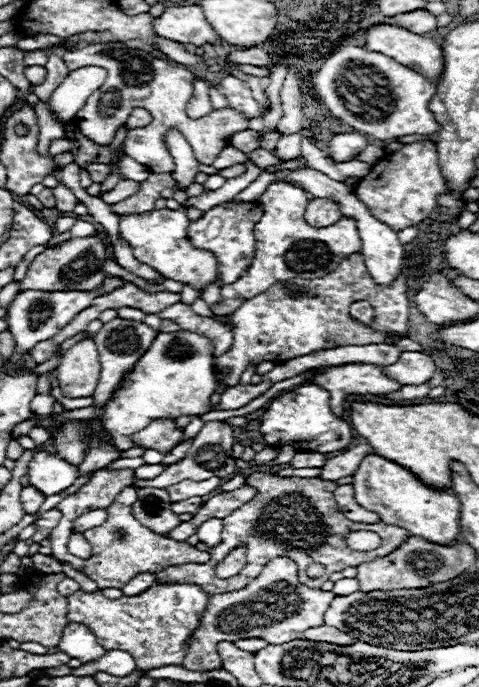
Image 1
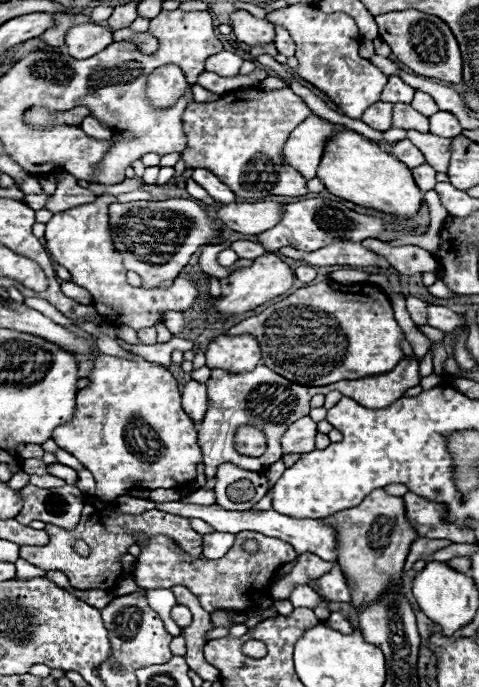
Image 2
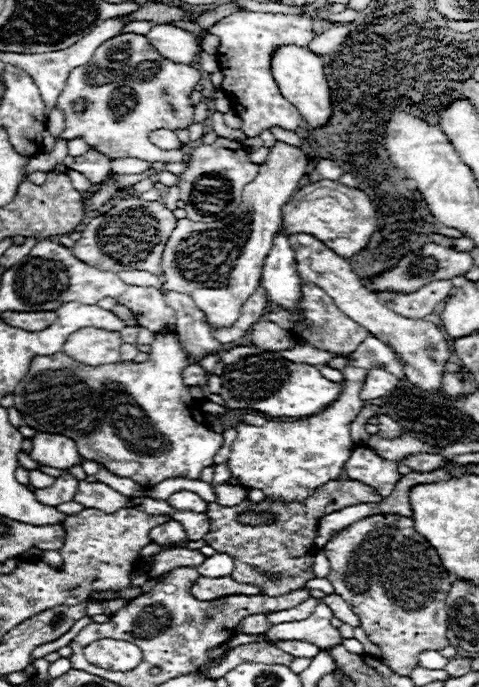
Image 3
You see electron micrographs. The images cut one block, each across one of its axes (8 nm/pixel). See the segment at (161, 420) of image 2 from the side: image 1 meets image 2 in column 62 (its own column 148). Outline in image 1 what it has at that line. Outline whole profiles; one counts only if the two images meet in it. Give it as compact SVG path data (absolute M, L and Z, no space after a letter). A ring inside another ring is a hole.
M152 420L148 428L132 434L134 446L140 446L144 450L158 450L158 452L170 452L178 442L182 440L184 430L176 428L174 420Z

